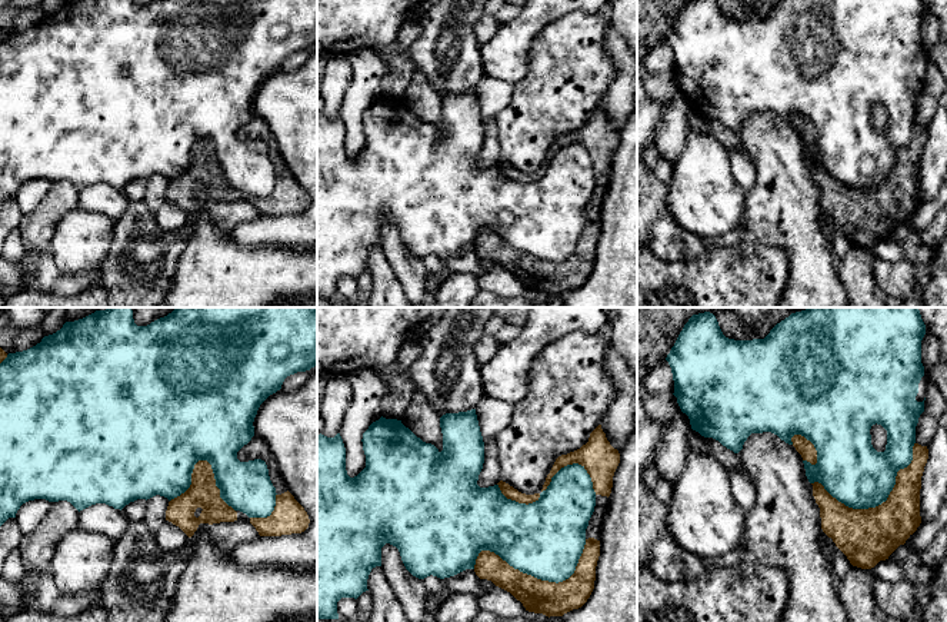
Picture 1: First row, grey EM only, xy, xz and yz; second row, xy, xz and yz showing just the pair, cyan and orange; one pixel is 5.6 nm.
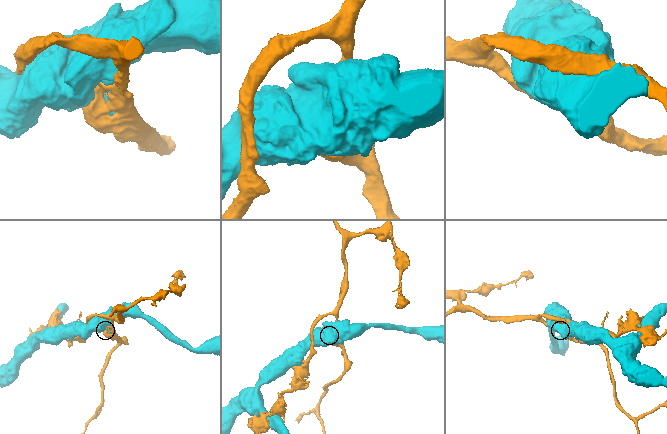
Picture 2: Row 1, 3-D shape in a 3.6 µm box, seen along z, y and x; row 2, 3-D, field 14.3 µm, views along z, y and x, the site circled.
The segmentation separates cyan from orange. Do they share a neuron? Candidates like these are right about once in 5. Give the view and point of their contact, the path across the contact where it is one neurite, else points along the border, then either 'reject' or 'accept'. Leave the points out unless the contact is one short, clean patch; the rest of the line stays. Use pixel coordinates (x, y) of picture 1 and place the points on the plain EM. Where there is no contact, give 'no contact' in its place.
xz (534, 256) | reject

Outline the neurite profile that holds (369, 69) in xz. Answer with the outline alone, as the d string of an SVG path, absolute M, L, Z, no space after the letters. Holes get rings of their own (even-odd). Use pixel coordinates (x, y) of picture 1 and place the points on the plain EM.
M361 50L349 56L353 79L340 106L340 116L346 127L346 150L350 157L366 147L363 113L381 97L380 83L386 66L373 50Z

